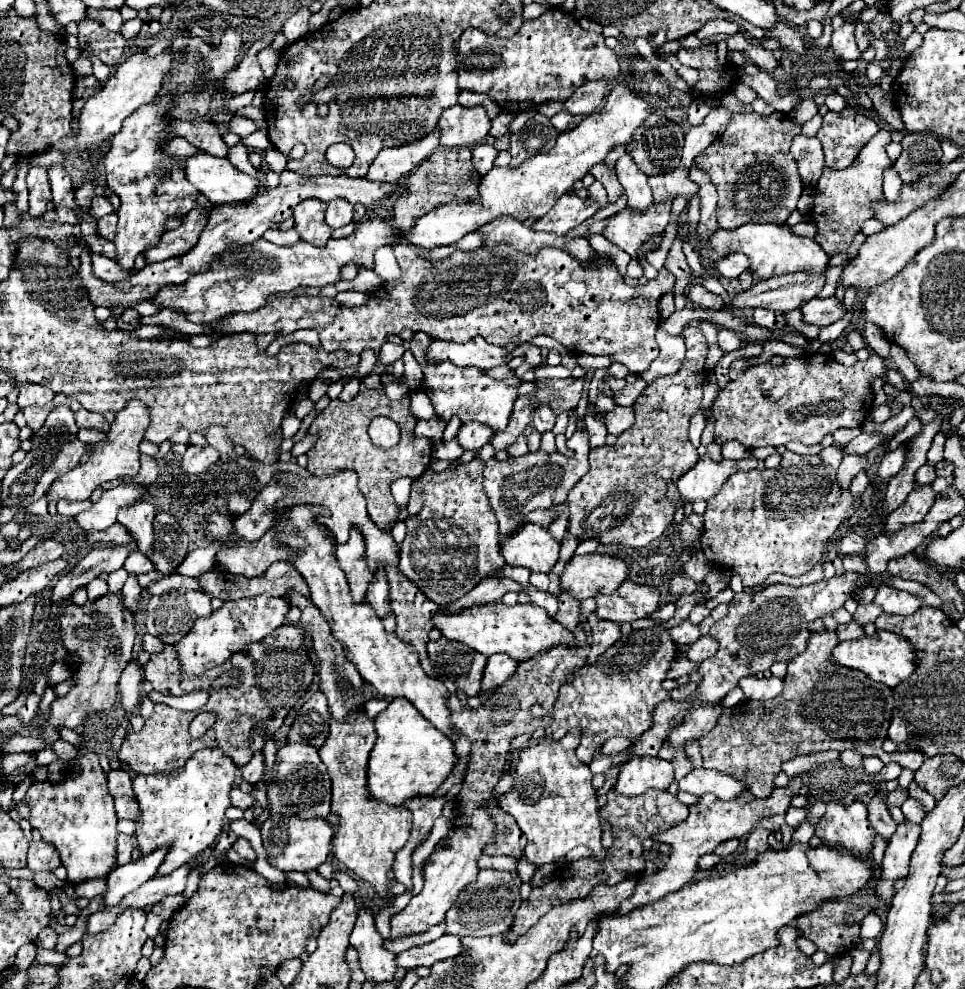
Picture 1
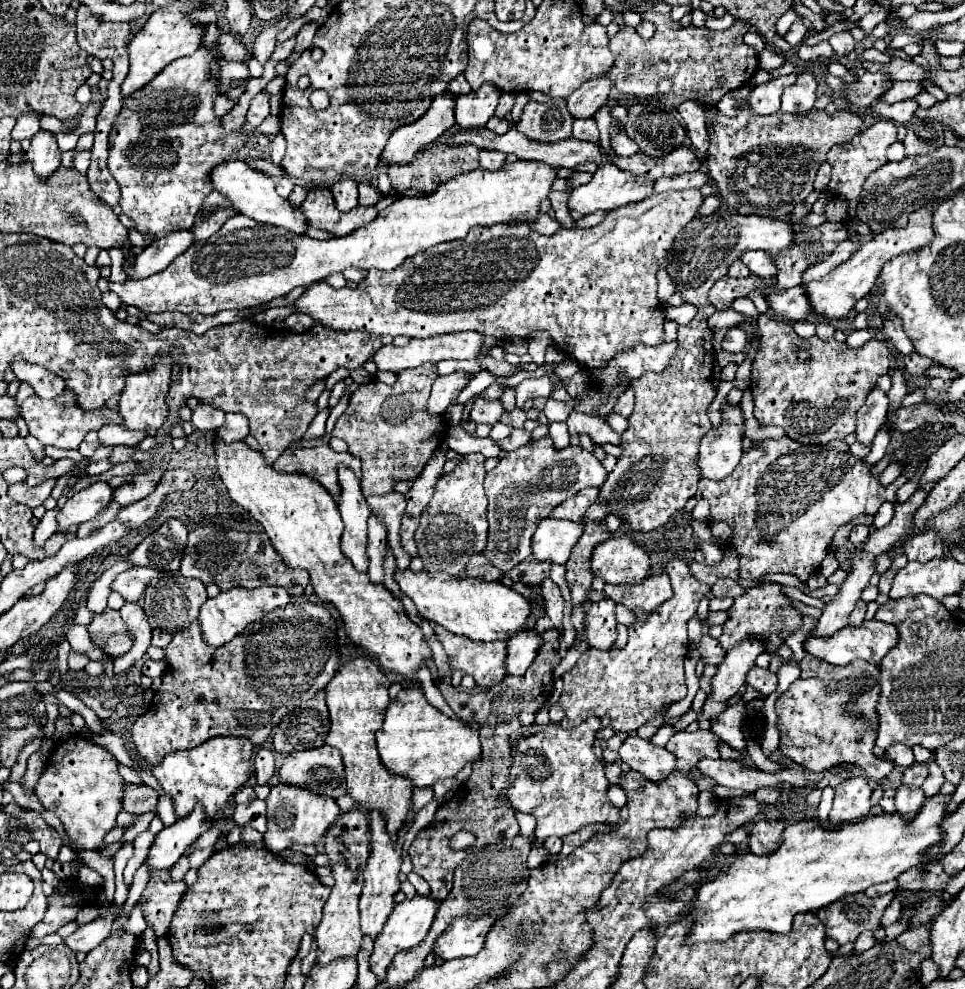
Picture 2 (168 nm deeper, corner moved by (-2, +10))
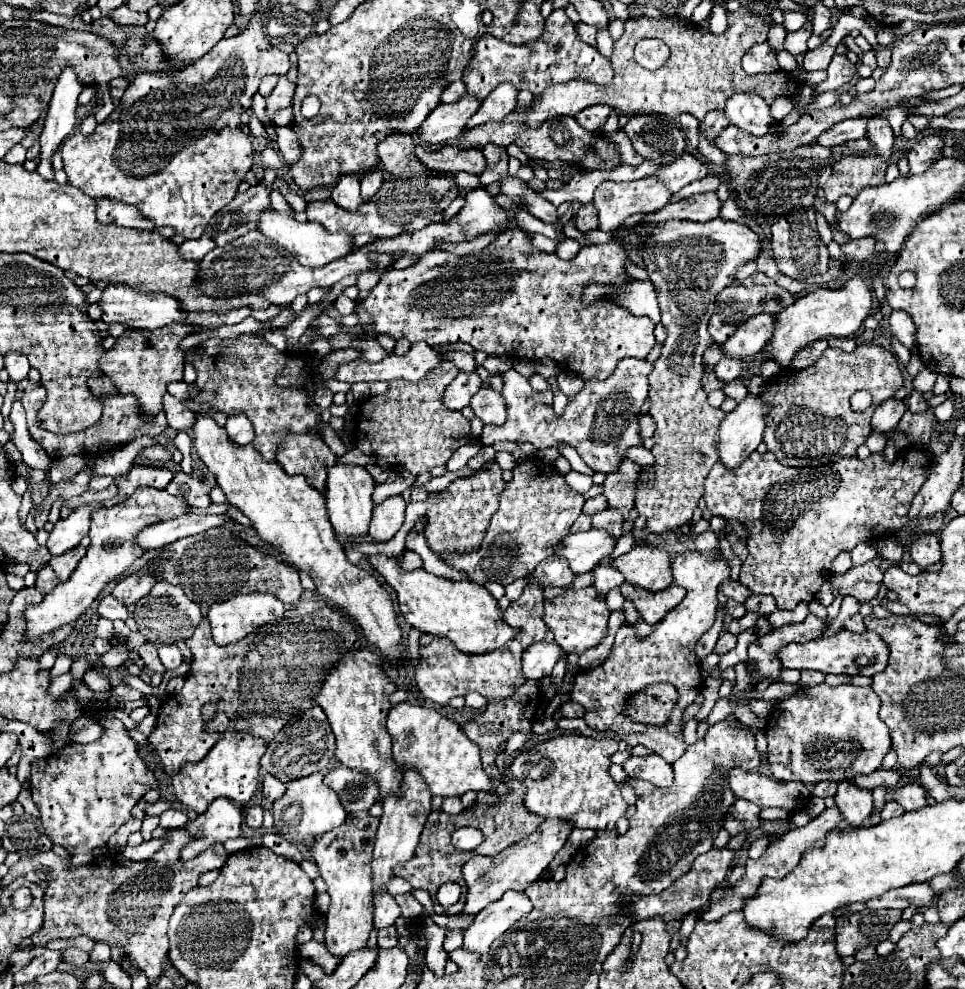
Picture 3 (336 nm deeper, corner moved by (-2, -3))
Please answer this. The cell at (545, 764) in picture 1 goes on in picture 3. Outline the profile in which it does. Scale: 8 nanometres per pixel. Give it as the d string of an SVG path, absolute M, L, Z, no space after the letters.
M564 734L542 744L536 744L512 762L512 776L528 790L524 806L528 812L546 818L560 818L572 822L576 828L614 830L616 820L628 810L618 784L610 778L610 754L618 750L612 738L590 738L582 734Z

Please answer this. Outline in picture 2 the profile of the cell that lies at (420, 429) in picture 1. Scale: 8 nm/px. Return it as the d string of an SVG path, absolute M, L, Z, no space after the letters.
M452 373L446 377L438 377L432 385L430 401L428 401L428 413L432 415L444 415L446 409L456 401L458 393L468 385L472 379L472 373Z

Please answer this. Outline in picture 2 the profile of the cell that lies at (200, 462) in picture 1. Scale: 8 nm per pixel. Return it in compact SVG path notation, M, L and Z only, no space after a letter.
M226 413L226 423L216 429L216 435L226 443L242 441L248 435L248 419L242 413Z

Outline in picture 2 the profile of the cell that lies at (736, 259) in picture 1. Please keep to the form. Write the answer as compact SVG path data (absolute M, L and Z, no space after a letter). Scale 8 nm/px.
M748 251L748 253L744 253L740 257L740 261L744 265L748 265L748 269L752 273L756 273L756 275L760 275L764 279L776 277L776 273L778 273L778 267L776 267L774 259L770 255L766 255L764 251Z

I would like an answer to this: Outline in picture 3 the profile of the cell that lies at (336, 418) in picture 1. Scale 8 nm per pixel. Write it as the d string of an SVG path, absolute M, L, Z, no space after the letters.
M444 360L420 382L392 380L390 390L384 396L372 396L362 402L356 414L356 448L370 458L388 462L396 472L410 472L412 476L444 466L456 448L474 442L470 436L470 422L460 412L442 406L442 392L458 372L454 362Z

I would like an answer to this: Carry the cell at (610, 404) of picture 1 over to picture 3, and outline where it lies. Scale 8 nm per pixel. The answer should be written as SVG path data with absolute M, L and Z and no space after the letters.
M624 460L620 468L606 476L604 480L604 496L608 500L608 508L620 510L624 520L628 520L634 500L634 474L640 472L640 466Z

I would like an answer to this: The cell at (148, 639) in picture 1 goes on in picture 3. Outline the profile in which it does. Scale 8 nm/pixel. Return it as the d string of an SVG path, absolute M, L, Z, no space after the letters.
M176 644L174 646L158 646L158 656L160 656L166 670L174 670L182 662L182 654Z

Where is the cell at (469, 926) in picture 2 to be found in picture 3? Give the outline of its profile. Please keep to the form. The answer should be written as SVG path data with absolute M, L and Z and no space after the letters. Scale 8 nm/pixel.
M508 890L498 902L488 904L474 916L474 922L464 930L462 950L476 952L480 956L488 954L490 944L512 928L524 914L528 914L530 908L532 902L526 894Z

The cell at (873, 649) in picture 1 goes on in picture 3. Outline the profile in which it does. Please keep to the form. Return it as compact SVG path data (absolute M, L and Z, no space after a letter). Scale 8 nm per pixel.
M840 630L838 634L830 638L818 638L810 640L806 644L788 644L780 652L780 662L784 668L796 668L796 670L818 670L824 674L862 674L862 676L874 676L882 672L888 664L888 644L876 634L876 632L862 632L852 634L848 630Z

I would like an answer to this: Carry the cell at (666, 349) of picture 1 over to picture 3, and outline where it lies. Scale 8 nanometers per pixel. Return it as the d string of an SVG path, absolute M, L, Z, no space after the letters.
M626 358L620 360L612 376L604 382L586 382L584 388L572 398L566 406L566 412L562 416L556 416L550 408L552 404L552 392L538 394L532 390L526 376L518 374L514 368L502 374L504 380L504 392L508 406L508 420L500 426L484 426L480 442L492 446L498 440L522 440L530 442L534 448L542 450L548 446L556 446L560 442L566 442L578 450L582 460L592 468L600 472L614 472L618 464L624 458L626 448L638 446L638 414L640 406L648 398L648 376L652 372L654 364L648 360L638 358Z

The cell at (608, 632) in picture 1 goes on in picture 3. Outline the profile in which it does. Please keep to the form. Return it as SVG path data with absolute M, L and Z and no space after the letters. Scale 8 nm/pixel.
M588 586L572 592L568 590L561 595L544 602L544 622L554 632L556 644L566 654L584 654L588 648L594 648L602 642L602 638L608 634L608 608L606 602L598 596L594 586Z

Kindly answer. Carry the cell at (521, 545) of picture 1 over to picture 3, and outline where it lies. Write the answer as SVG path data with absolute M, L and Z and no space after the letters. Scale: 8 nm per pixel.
M588 530L568 534L562 542L554 544L554 556L566 558L574 574L590 572L606 556L612 554L616 540L606 530Z

